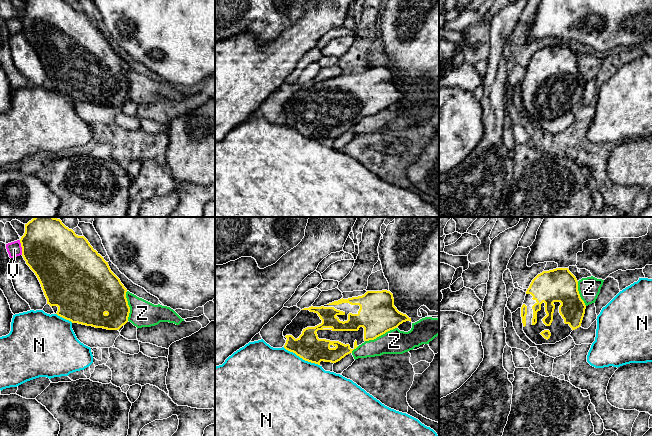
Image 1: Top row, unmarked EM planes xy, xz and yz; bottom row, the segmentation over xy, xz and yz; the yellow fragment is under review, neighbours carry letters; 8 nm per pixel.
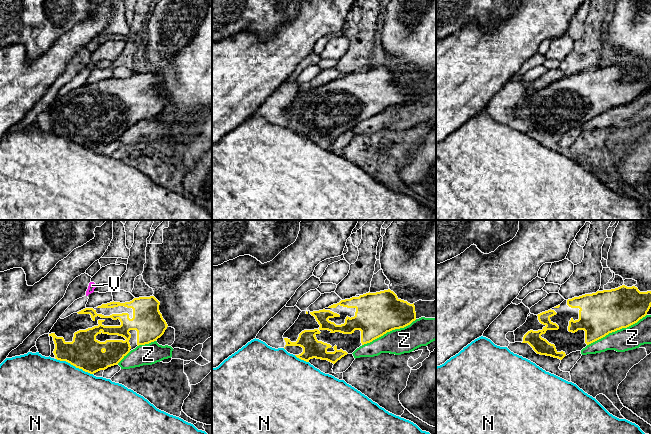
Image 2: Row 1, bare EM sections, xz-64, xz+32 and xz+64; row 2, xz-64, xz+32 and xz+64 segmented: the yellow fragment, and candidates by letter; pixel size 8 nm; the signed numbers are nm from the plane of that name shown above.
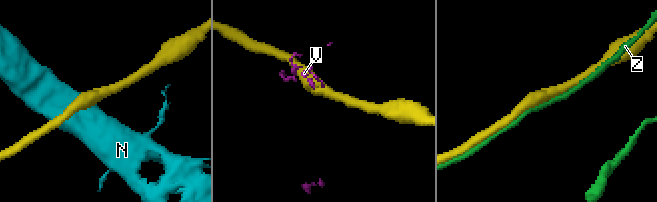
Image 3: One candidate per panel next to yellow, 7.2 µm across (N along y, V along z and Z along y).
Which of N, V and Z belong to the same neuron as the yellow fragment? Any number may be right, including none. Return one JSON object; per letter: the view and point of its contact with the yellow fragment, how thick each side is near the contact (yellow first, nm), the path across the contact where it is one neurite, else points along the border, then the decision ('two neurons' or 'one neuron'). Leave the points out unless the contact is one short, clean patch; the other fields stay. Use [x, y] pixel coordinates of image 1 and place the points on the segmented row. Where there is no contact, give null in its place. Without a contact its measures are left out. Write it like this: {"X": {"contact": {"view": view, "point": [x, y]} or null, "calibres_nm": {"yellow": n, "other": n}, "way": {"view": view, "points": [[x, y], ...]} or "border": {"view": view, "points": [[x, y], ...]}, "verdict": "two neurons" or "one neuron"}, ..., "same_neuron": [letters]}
{"N": {"contact": {"view": "xz", "point": [301, 357]}, "calibres_nm": {"yellow": 220, "other": 480}, "verdict": "two neurons"}, "V": {"contact": {"view": "xy", "point": [21, 246]}, "calibres_nm": {"yellow": 440, "other": 120}, "verdict": "two neurons"}, "Z": {"contact": {"view": "xz", "point": [380, 335]}, "calibres_nm": {"yellow": 300, "other": 190}, "verdict": "two neurons"}, "same_neuron": []}

